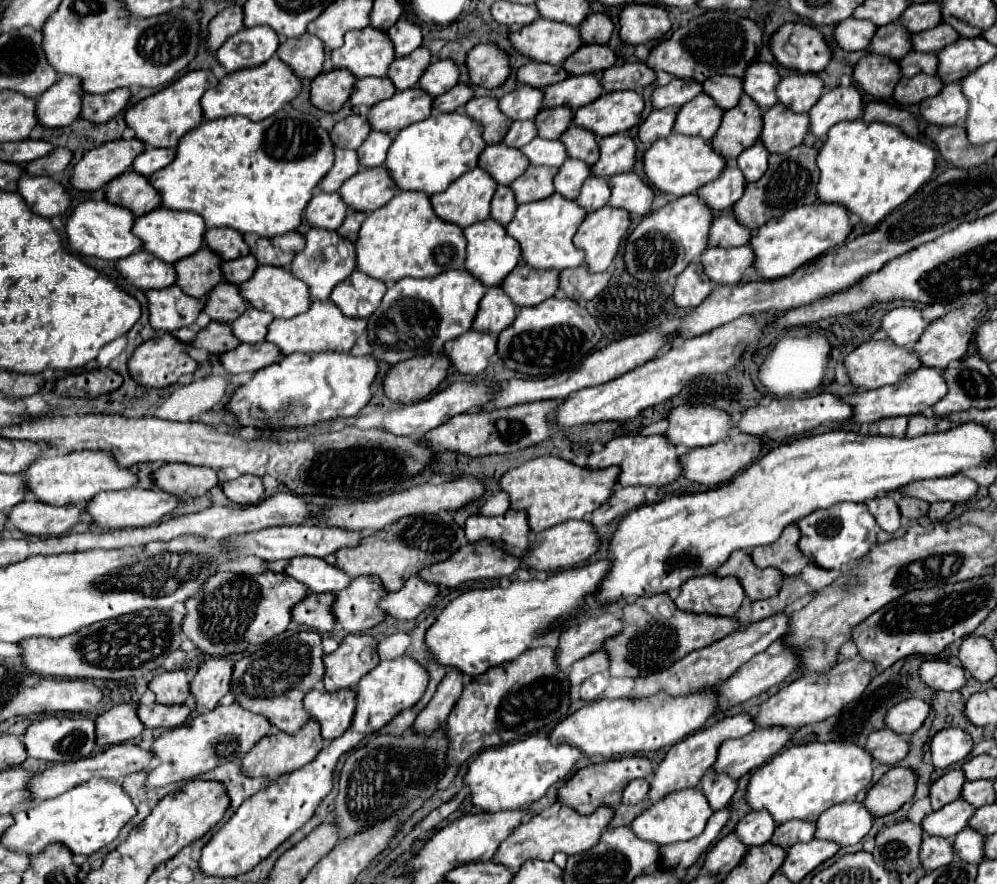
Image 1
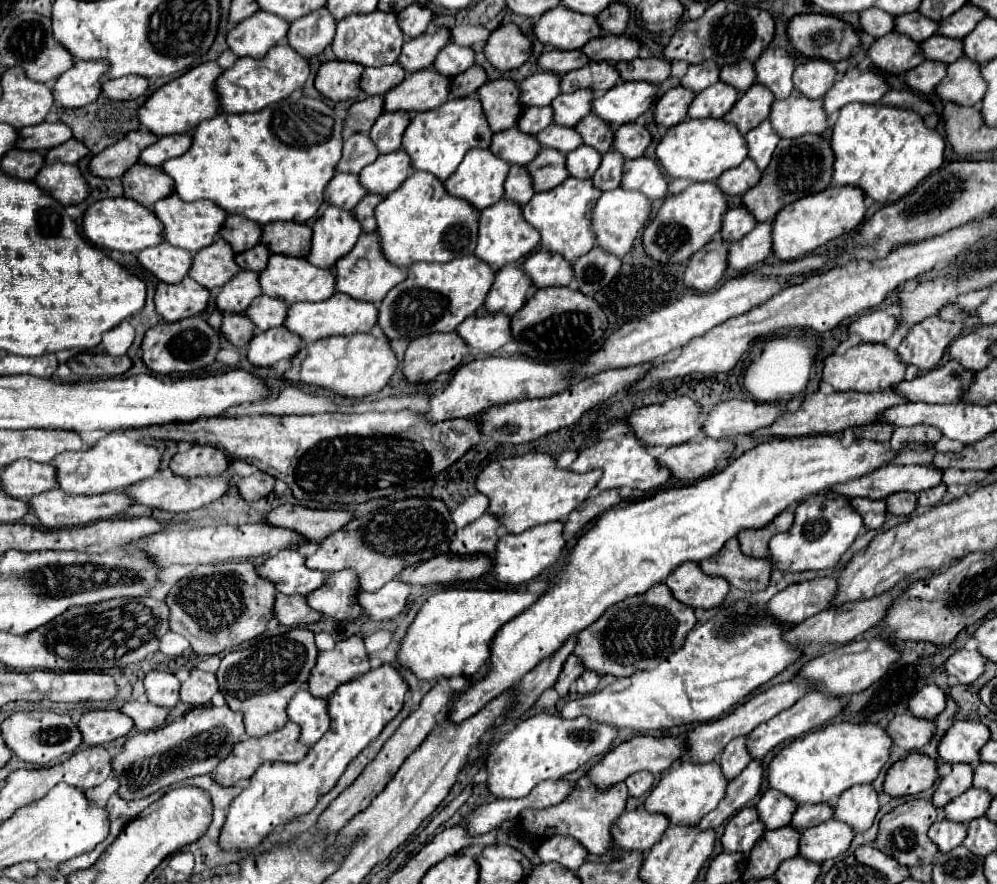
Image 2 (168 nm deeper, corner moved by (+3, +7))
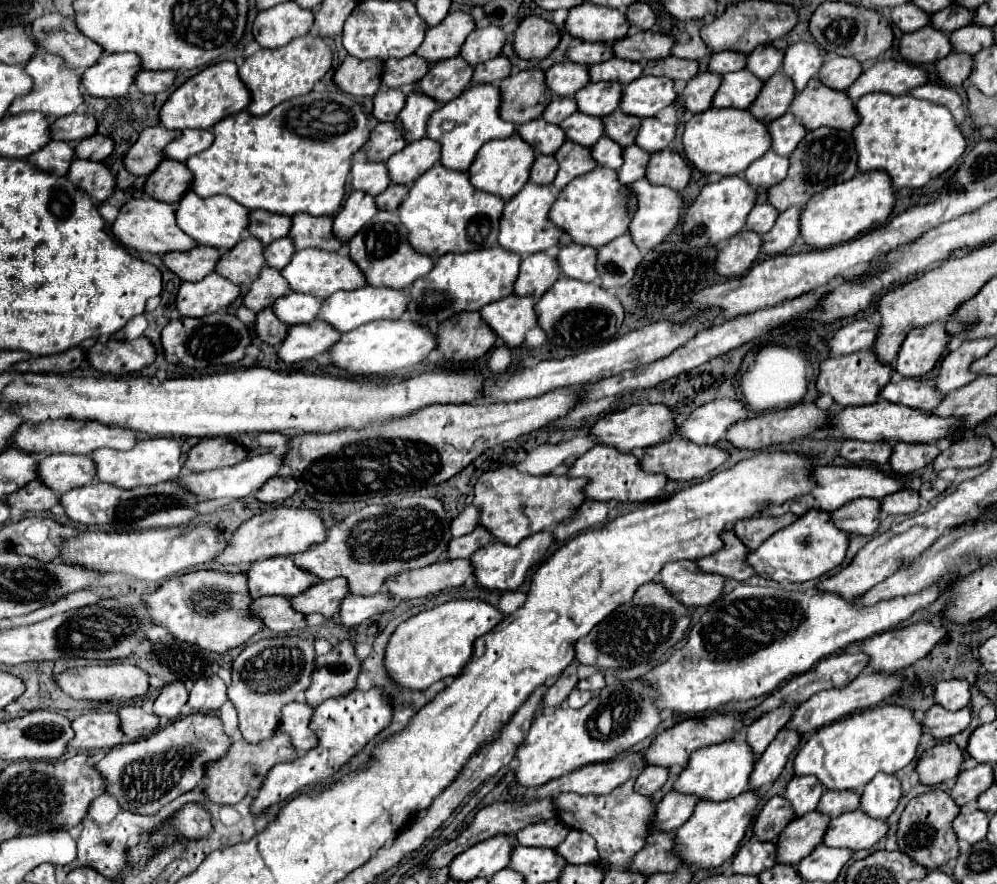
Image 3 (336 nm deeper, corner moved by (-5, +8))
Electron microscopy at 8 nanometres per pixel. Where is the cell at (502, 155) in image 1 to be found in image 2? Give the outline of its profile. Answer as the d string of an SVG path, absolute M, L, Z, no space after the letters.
M513 127L513 129L495 133L491 149L495 151L495 155L501 155L501 159L527 165L527 163L531 163L533 157L537 157L541 143L537 143L535 135L523 133L517 127Z

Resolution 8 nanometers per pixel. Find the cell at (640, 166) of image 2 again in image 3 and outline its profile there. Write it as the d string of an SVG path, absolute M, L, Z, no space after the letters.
M665 148L649 158L645 178L657 186L667 186L675 192L681 192L691 178L691 168L683 156Z

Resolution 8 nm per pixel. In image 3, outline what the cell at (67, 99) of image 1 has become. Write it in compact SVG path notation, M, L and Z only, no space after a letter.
M103 54L97 64L83 72L81 84L87 96L117 98L127 92L139 70L135 54Z

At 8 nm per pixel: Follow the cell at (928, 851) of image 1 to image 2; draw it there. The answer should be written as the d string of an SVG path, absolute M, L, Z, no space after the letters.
M938 808L937 823L931 825L929 837L937 843L941 853L949 853L953 847L961 845L967 835L967 823L953 823L946 819L943 808Z

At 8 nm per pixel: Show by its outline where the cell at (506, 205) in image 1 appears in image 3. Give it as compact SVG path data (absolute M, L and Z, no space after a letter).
M537 154L533 166L531 166L531 172L529 172L529 182L533 184L539 184L539 186L547 186L553 182L557 174L557 162L553 156L543 156L543 154Z

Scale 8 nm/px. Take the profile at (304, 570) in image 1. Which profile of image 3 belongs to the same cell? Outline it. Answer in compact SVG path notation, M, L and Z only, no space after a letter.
M273 556L267 560L257 560L247 572L249 576L249 592L253 598L259 596L299 596L309 590L317 576L295 566L291 556Z

